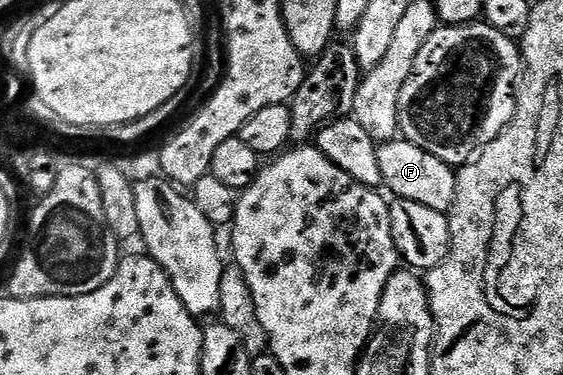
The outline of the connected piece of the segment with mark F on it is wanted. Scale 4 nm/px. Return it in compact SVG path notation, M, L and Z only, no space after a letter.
M404 139L380 142L377 158L384 188L389 188L394 198L411 199L415 203L423 203L423 207L431 207L435 211L448 214L457 194L454 166L435 159L435 155L423 151L423 147L415 147L415 143Z

